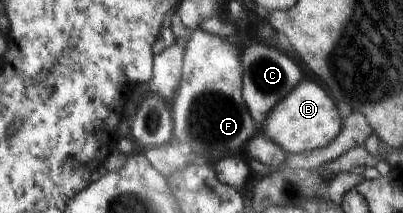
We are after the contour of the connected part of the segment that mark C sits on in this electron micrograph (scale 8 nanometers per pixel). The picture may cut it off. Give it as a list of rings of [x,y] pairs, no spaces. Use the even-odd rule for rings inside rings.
[[[261,42],[250,45],[241,51],[241,64],[243,65],[241,96],[255,120],[255,124],[263,124],[265,116],[271,112],[271,108],[279,100],[283,100],[283,96],[287,96],[295,88],[295,84],[301,82],[303,74],[299,70],[299,66],[289,57]]]

